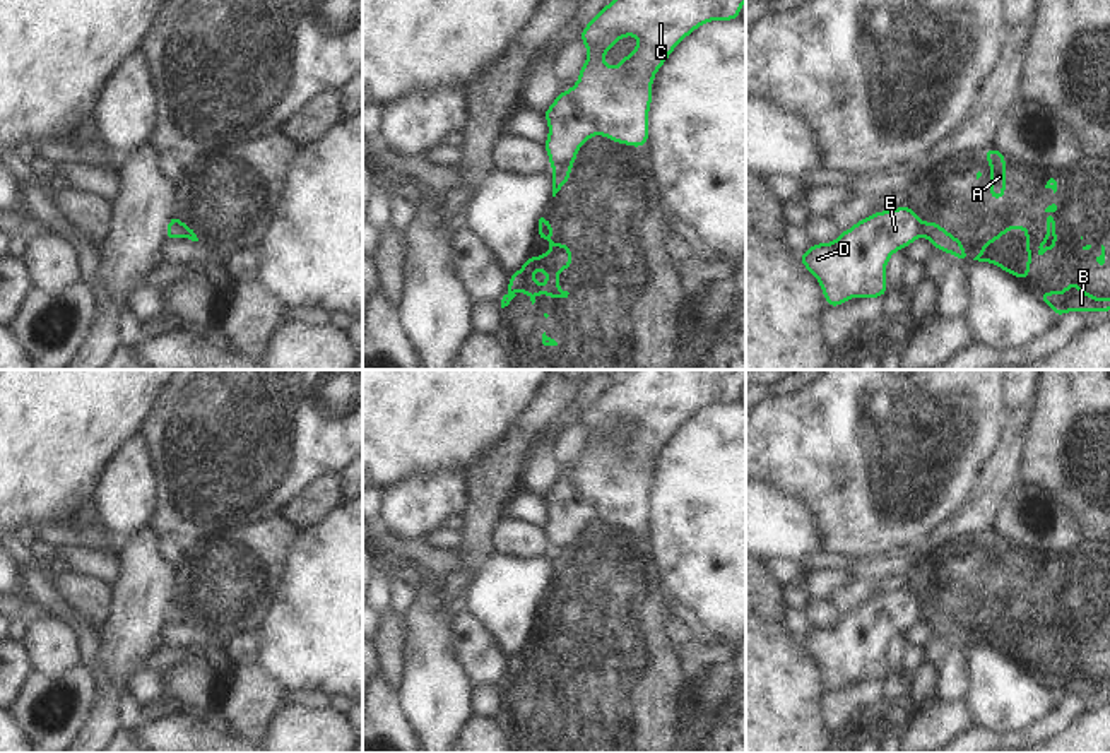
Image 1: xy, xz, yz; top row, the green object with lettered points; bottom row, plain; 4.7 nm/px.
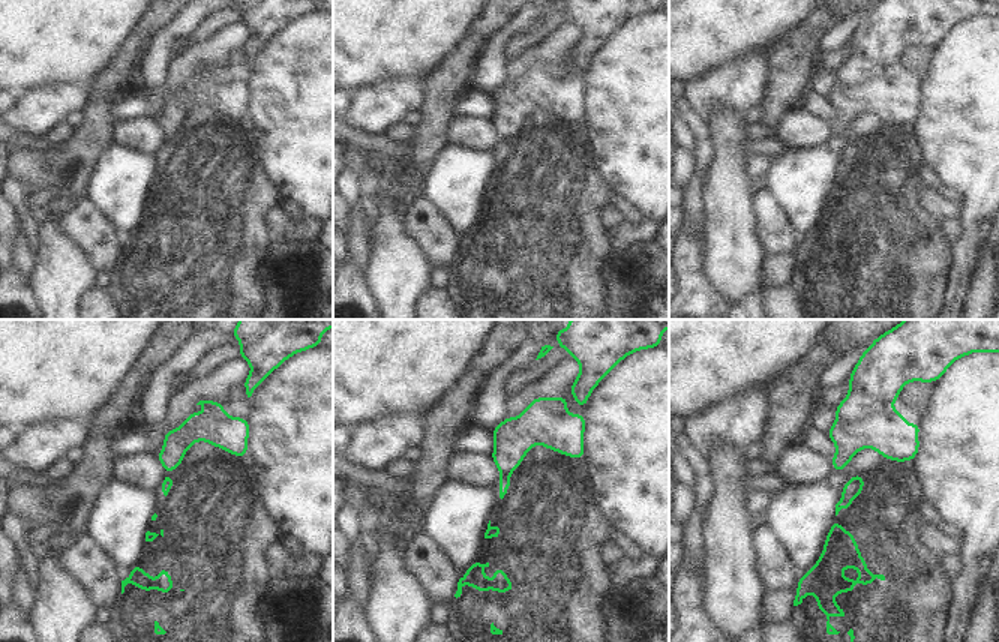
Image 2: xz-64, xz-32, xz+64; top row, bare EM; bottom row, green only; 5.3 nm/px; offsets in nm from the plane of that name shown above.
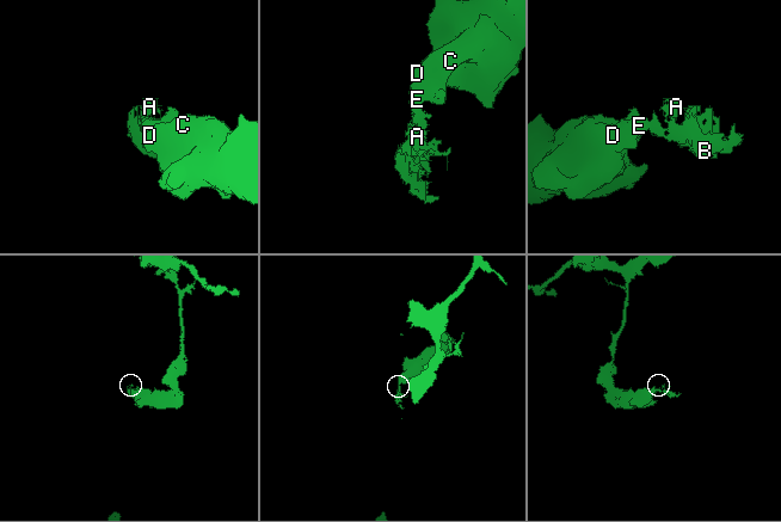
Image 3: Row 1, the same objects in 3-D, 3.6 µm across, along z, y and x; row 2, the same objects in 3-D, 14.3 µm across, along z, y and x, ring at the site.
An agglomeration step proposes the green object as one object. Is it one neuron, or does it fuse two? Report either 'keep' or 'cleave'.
cleave

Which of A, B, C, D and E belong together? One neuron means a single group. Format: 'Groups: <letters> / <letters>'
Groups: A B / C D E

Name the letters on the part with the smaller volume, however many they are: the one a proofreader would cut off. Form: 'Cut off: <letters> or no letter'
Cut off: A, B

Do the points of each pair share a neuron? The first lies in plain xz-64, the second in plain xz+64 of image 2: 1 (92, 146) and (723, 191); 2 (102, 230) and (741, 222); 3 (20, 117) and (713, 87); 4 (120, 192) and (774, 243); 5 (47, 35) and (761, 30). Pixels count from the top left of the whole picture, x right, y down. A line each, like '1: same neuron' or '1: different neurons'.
1: different neurons
2: different neurons
3: same neuron
4: different neurons
5: same neuron

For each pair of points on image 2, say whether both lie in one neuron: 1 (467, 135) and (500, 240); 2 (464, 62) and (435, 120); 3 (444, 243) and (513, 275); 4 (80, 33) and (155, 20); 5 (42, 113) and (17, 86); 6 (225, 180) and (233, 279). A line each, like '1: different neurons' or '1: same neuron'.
1: different neurons
2: same neuron
3: different neurons
4: different neurons
5: different neurons
6: same neuron

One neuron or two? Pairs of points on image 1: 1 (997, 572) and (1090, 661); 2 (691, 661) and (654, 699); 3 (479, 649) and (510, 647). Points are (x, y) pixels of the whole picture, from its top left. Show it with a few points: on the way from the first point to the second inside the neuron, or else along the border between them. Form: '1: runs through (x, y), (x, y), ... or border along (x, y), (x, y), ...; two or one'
1: runs through (1021, 596), (1032, 606), (1042, 608), (1068, 637); one
2: border along (674, 647), (686, 673); two
3: border along (474, 616), (508, 659); two

